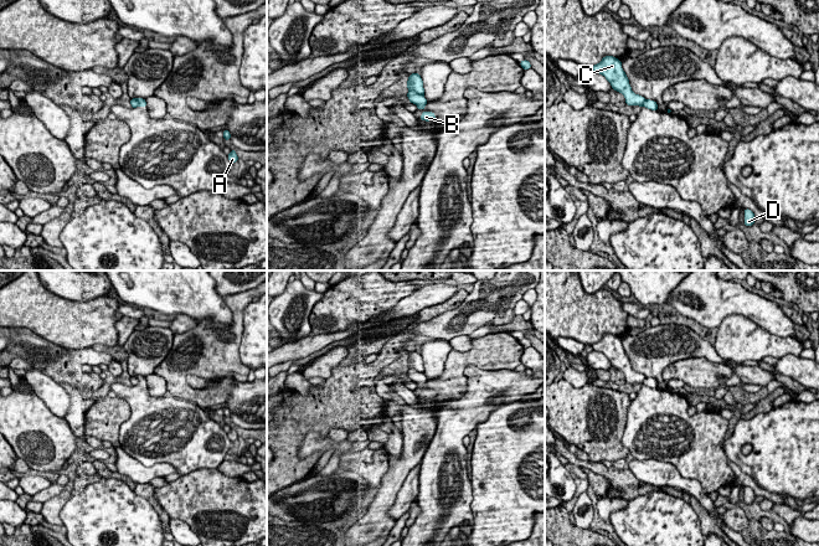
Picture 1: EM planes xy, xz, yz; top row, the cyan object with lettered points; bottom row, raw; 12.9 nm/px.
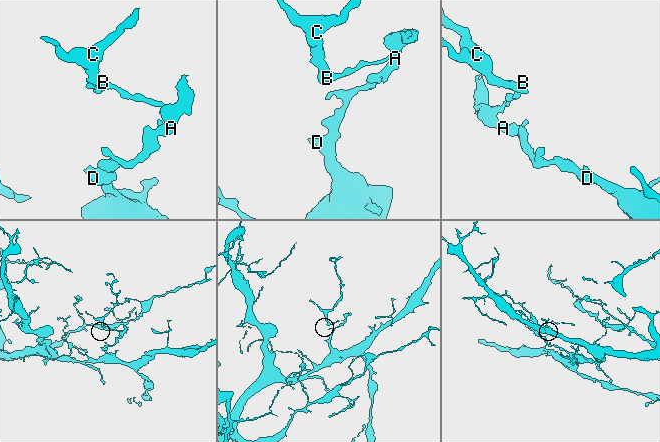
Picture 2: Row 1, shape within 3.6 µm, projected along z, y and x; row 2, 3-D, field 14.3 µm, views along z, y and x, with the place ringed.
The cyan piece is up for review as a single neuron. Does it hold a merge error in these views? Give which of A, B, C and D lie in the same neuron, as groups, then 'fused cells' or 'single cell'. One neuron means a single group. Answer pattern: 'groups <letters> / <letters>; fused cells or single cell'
groups A B D / C; fused cells

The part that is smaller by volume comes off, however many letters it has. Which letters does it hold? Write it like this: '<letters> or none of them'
C

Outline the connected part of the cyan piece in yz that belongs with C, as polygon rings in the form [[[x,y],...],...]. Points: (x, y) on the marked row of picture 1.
[[[604,56],[599,63],[592,66],[592,71],[593,73],[604,76],[612,88],[624,96],[625,104],[644,105],[645,98],[632,91],[629,79],[622,68],[620,60],[613,56]]]

